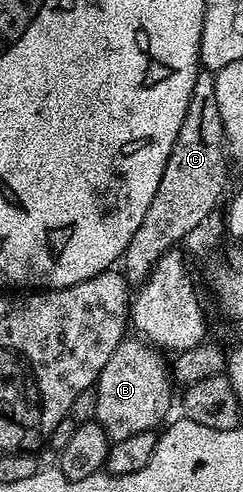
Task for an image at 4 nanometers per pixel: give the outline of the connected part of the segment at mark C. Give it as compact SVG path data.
M202 69L196 77L196 85L192 85L184 125L180 125L176 145L172 145L172 153L168 153L168 165L164 165L164 177L160 177L156 197L152 197L144 221L140 221L136 233L132 233L132 241L128 241L128 249L120 260L127 283L142 284L152 273L156 261L160 261L164 253L175 250L192 228L216 210L226 187L226 161L227 143L216 101L216 81L211 72Z

